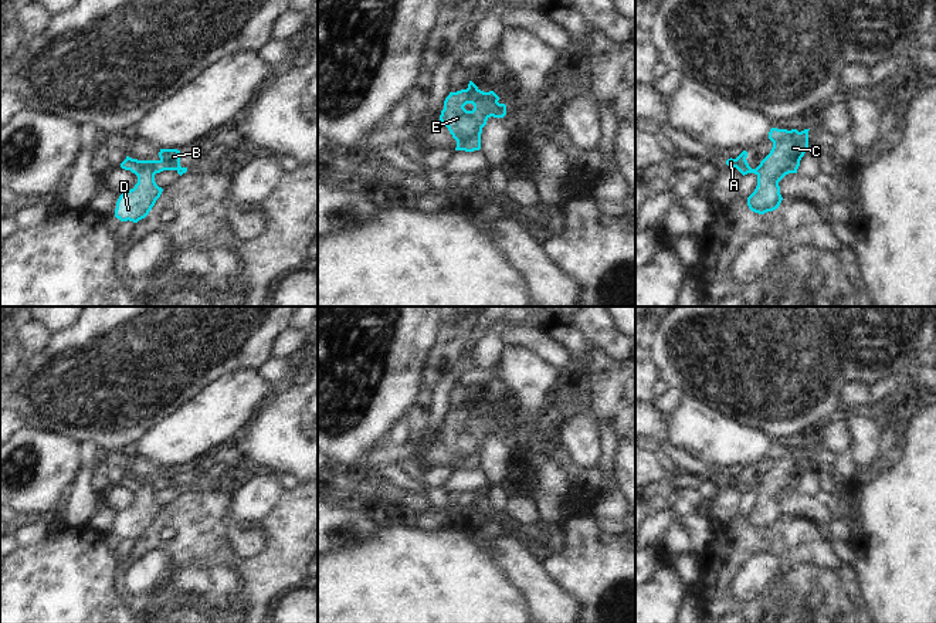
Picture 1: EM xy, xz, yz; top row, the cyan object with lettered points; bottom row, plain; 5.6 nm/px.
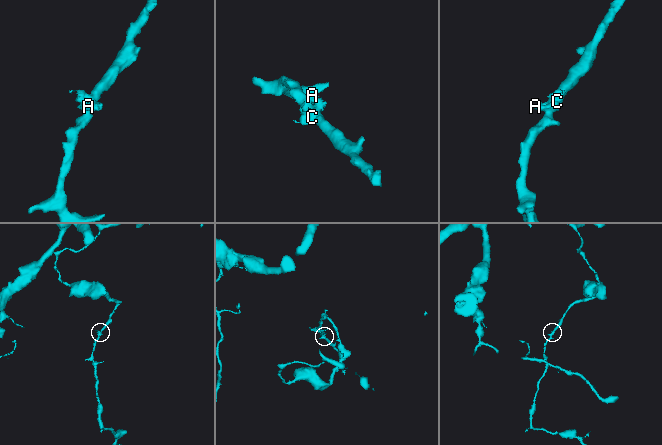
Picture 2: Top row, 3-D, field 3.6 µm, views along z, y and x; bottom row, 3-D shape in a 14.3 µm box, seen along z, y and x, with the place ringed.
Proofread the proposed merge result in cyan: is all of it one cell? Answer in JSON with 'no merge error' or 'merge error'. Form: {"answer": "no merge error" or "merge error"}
{"answer": "no merge error"}

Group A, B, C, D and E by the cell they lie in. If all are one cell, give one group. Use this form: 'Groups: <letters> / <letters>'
Groups: A B C D E.

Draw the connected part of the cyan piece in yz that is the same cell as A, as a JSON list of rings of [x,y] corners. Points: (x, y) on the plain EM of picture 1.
[[[771,446],[769,457],[773,460],[773,465],[756,487],[749,484],[746,468],[736,477],[726,478],[728,484],[736,485],[743,494],[747,491],[757,494],[757,504],[747,515],[752,529],[764,532],[779,526],[783,518],[779,500],[789,491],[797,491],[800,478],[808,468],[808,448]]]

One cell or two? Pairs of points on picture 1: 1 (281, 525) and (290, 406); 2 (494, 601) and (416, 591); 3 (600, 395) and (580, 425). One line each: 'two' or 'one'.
1: two
2: one
3: two

